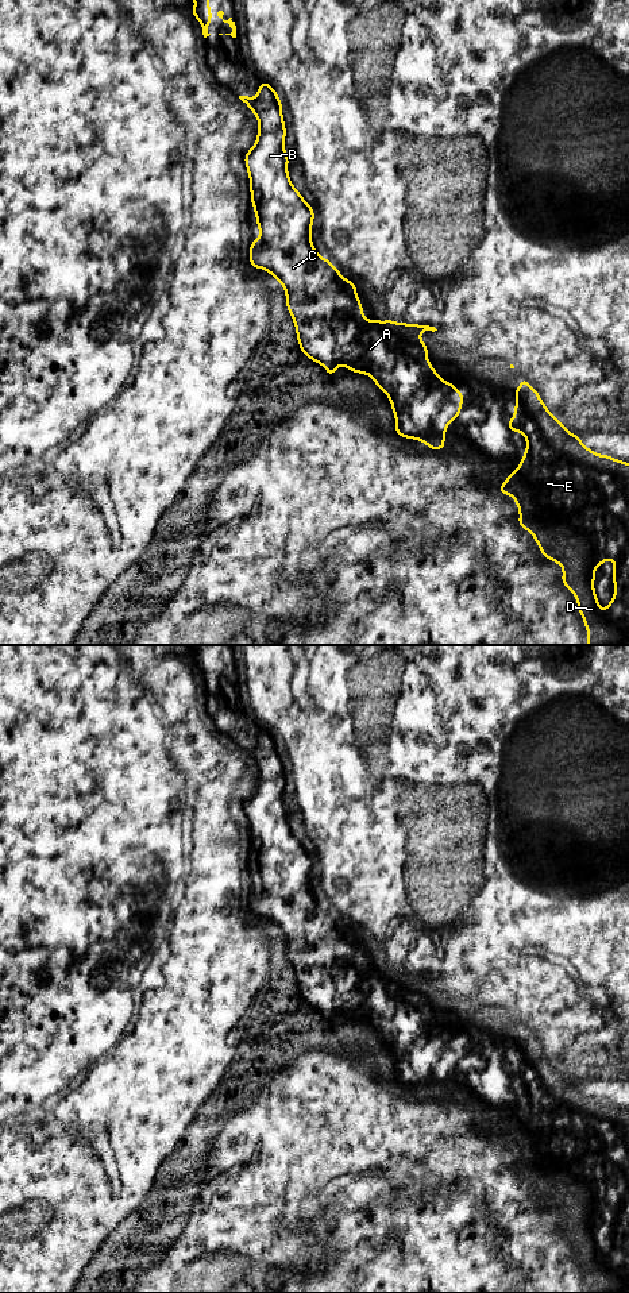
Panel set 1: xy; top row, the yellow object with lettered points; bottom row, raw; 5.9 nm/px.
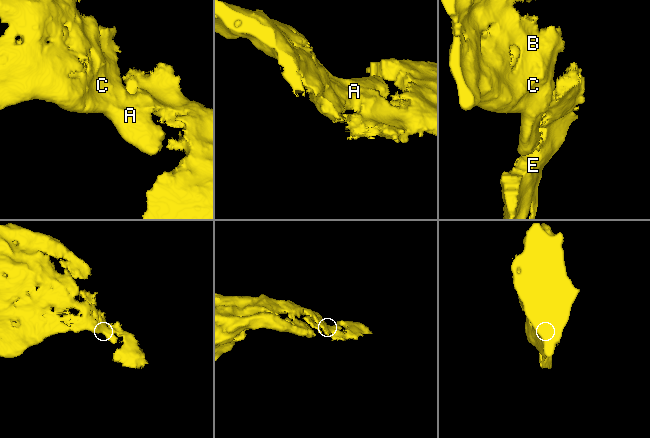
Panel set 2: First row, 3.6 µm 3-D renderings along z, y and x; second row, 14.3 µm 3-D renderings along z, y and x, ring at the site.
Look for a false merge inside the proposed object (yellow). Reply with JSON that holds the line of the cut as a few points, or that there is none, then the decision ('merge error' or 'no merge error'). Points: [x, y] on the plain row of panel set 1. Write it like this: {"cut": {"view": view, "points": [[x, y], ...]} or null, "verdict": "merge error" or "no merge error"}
{"cut": null, "verdict": "no merge error"}

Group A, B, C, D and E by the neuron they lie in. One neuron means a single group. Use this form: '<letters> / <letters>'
A B C D E

